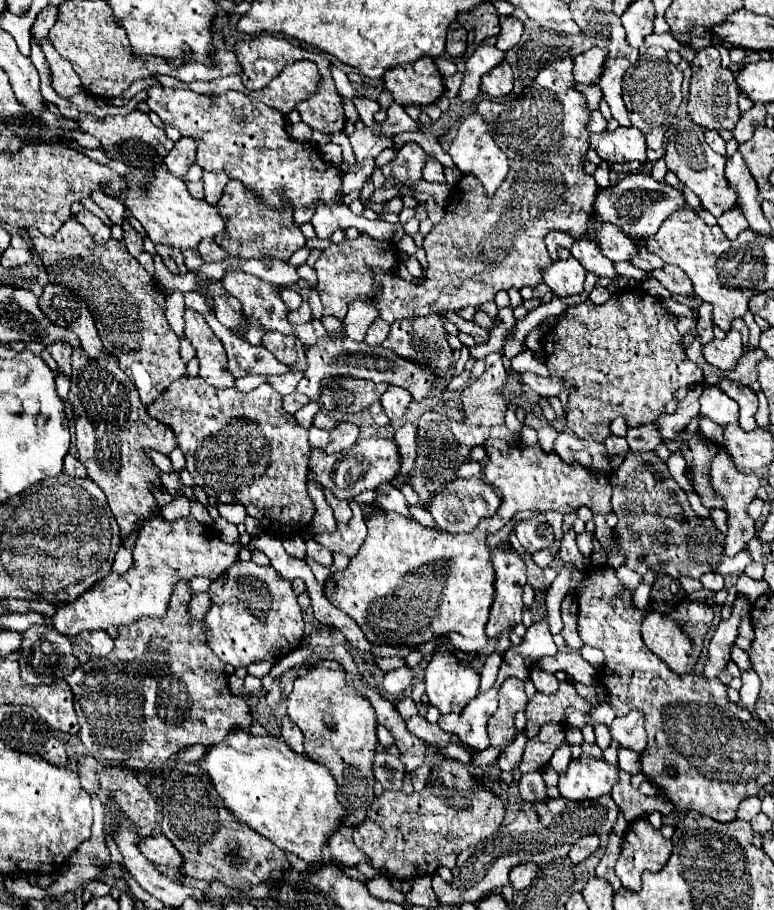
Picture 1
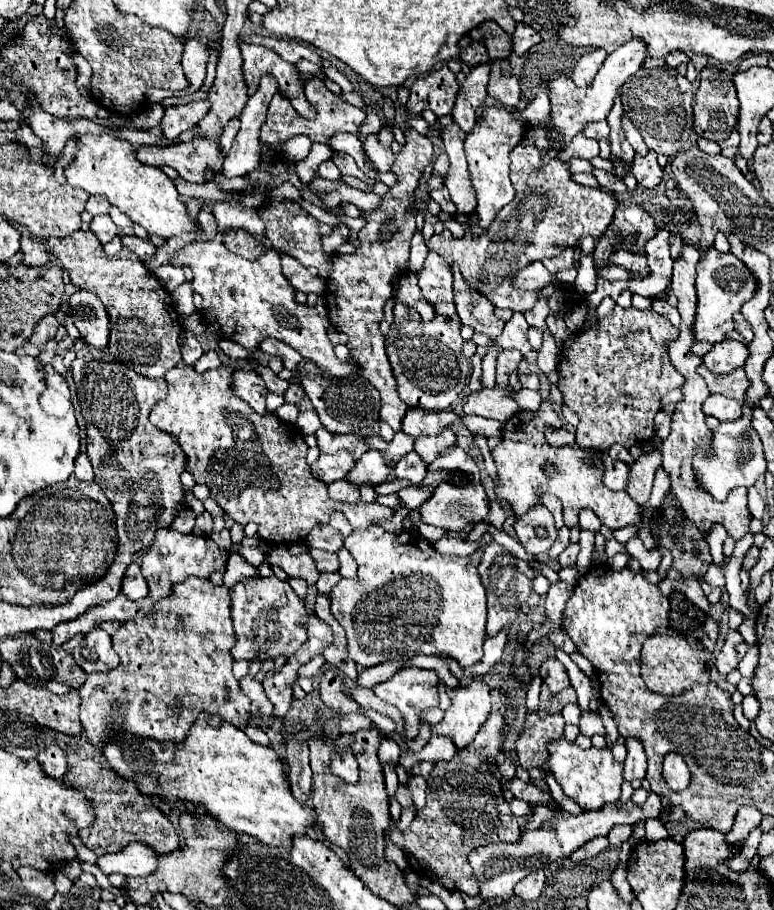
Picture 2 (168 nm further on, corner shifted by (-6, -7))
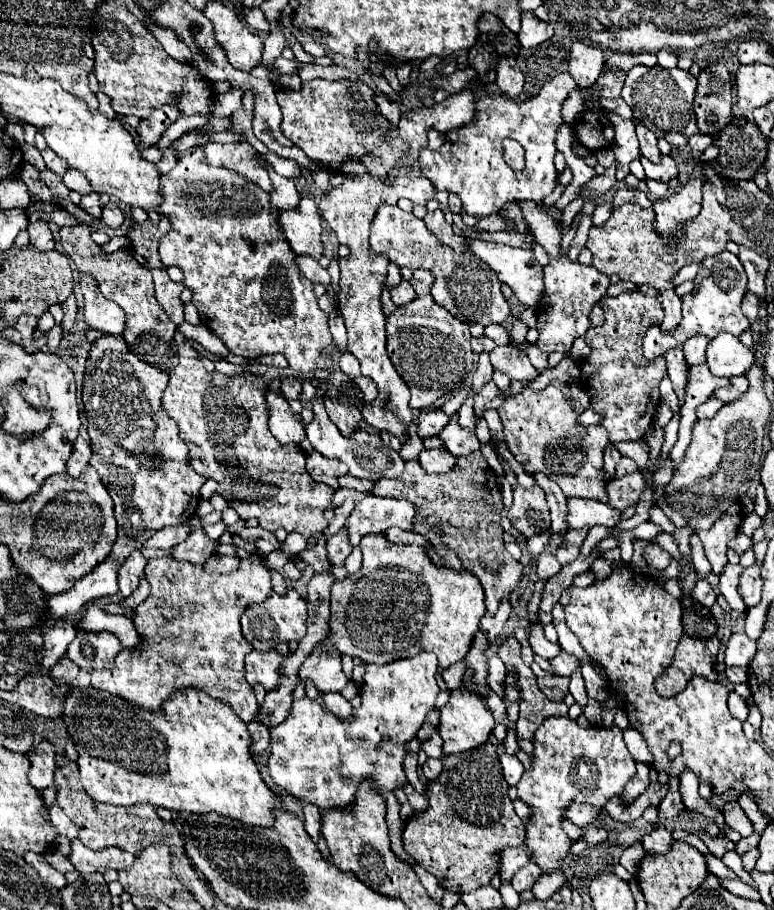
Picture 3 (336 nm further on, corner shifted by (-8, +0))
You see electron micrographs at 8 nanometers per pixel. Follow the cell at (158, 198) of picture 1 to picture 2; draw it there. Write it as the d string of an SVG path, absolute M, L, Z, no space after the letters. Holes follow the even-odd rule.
M81 134L77 136L77 152L71 166L65 168L65 178L71 186L83 188L89 194L105 196L113 206L127 214L135 224L163 240L185 232L197 232L199 222L187 214L175 182L157 166L143 164L135 158L133 146L113 134Z

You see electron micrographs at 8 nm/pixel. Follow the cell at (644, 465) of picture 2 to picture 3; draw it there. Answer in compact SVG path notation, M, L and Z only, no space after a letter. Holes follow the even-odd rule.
M637 471L635 475L627 475L627 477L615 477L611 479L611 483L605 485L609 503L619 511L631 505L637 505L643 489L645 489L645 481L643 481L641 471Z

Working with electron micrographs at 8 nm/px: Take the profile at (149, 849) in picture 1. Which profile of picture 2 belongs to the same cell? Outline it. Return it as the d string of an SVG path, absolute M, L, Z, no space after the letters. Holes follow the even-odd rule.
M141 842L127 844L121 852L105 854L97 860L97 866L105 874L125 874L125 876L149 876L159 866L159 854L151 846L143 846Z

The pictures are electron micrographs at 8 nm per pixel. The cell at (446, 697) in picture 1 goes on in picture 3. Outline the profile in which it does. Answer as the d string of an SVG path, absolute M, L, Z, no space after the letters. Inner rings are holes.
M451 691L451 697L447 705L441 709L441 723L439 723L439 735L443 737L443 757L447 755L457 755L469 749L475 749L483 745L491 731L495 727L495 719L491 715L491 709L485 703L479 703L475 695L467 695L467 691Z

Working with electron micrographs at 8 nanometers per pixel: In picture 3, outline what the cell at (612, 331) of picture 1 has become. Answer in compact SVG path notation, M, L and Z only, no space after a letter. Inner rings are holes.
M639 291L619 293L617 297L603 297L599 301L605 321L599 327L589 327L585 341L591 345L591 355L581 363L581 381L591 397L591 409L603 417L609 441L639 441L651 429L659 399L659 383L667 375L665 359L651 363L641 353L645 331L653 323L663 321L663 307L655 297Z

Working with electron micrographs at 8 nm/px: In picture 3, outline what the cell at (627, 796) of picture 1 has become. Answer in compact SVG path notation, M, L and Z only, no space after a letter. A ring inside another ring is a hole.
M635 843L633 847L629 847L629 849L625 849L623 851L623 855L621 855L621 865L635 877L637 875L637 871L639 871L639 863L641 863L641 859L645 857L645 851L643 851L643 845L641 843Z

